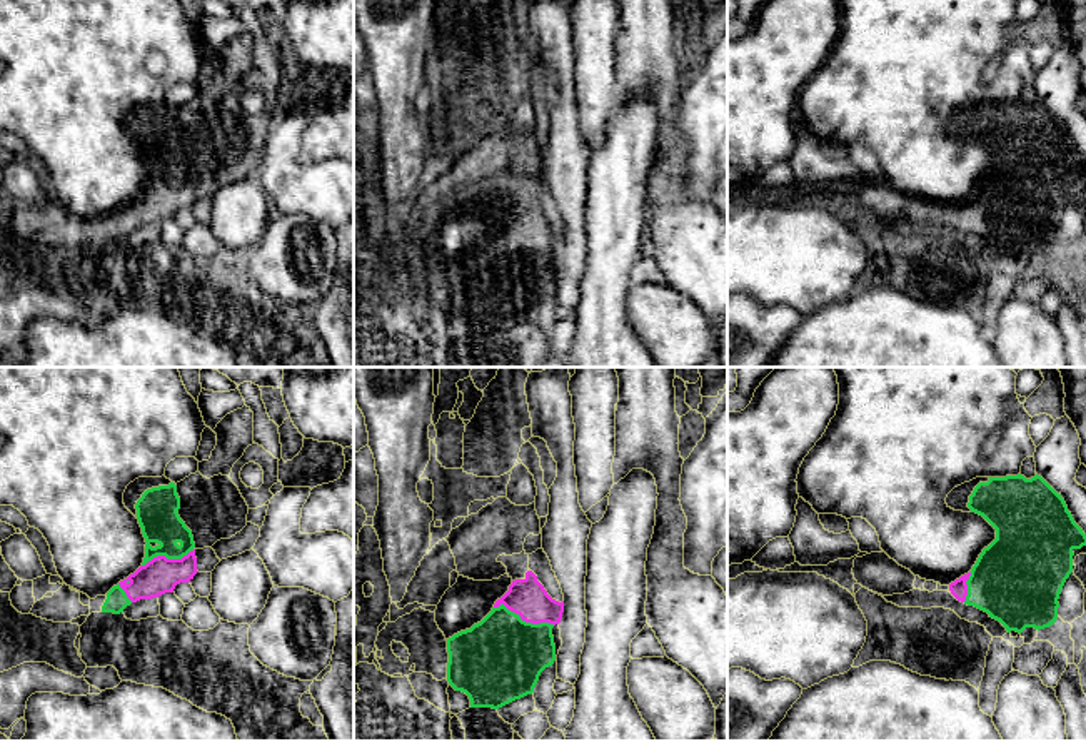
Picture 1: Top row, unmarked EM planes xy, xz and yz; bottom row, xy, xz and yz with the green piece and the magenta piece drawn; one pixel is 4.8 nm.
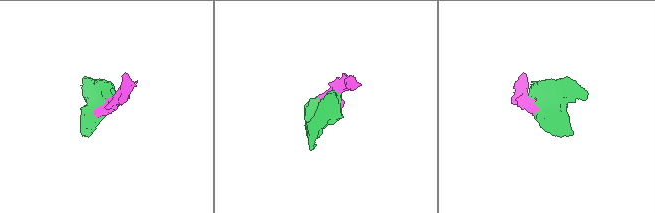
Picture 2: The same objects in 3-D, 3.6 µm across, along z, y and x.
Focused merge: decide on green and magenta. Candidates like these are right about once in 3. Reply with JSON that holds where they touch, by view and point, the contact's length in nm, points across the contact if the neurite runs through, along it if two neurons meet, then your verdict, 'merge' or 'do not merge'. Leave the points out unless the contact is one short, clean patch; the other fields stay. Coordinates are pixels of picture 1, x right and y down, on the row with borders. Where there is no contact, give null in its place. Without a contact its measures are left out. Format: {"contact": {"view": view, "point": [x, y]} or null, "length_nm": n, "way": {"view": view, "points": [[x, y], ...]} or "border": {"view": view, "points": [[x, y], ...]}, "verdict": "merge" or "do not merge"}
{"contact": {"view": "xz", "point": [524, 621]}, "length_nm": 300, "verdict": "merge"}

